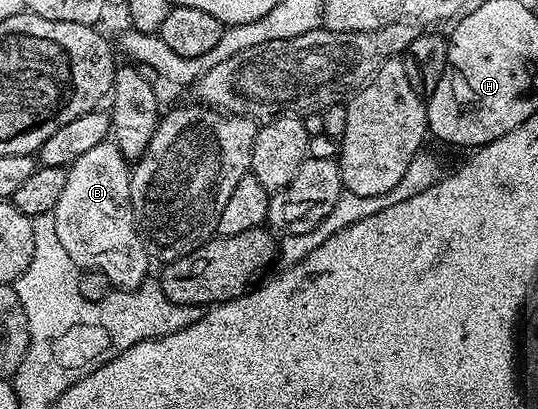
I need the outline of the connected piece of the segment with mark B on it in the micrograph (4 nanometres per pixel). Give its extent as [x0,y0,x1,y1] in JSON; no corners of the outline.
[54,139,150,291]

